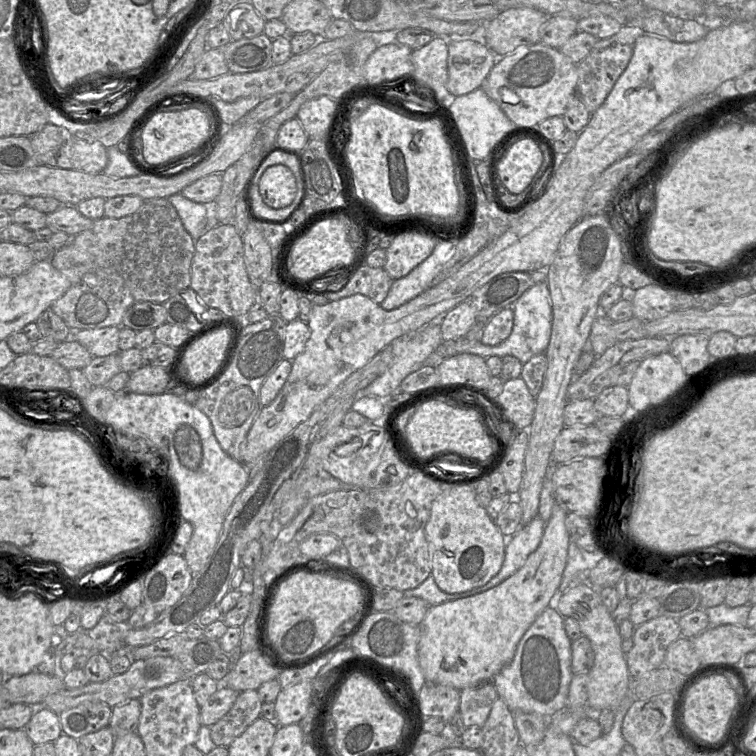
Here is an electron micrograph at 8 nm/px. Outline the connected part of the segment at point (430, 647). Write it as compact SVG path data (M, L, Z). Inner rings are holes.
M555 503L551 517L545 524L538 548L528 556L524 565L517 572L503 582L470 597L429 606L419 625L420 640L418 644L418 660L427 681L461 690L482 681L491 681L512 661L522 636L539 614L549 606L550 599L562 581L570 544L570 536L565 523L567 514L568 512L563 506Z

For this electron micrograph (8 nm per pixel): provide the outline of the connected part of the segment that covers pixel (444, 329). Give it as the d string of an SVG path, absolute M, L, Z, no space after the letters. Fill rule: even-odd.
M465 301L441 317L441 334L443 341L453 341L464 337L476 323L473 307Z

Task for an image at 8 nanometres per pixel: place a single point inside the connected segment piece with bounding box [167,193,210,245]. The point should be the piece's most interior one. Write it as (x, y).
(194, 216)

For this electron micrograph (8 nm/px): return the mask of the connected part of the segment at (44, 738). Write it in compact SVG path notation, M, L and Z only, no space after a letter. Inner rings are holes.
M45 706L35 707L23 729L34 745L53 743L62 734L59 715Z

